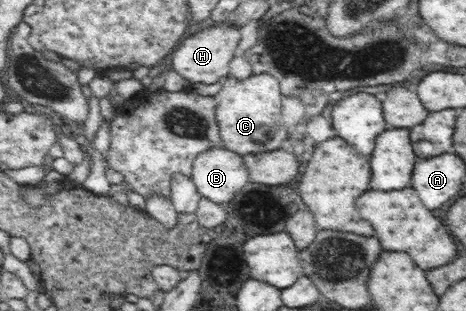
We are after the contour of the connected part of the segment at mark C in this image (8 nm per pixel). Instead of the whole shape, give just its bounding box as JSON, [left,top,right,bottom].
[215,73,289,157]

